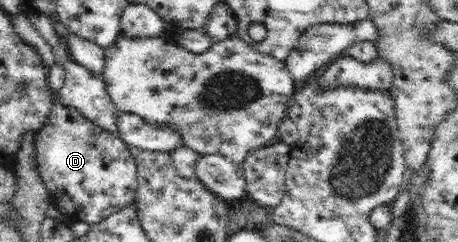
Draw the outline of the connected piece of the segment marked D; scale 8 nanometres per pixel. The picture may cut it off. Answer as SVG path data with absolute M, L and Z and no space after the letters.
M55 98L49 118L36 132L34 141L37 169L49 191L51 203L65 208L72 221L83 220L93 225L109 216L111 212L124 209L131 201L135 201L138 169L128 144L117 133L107 132L93 124L93 121L89 121L77 109L65 106Z

